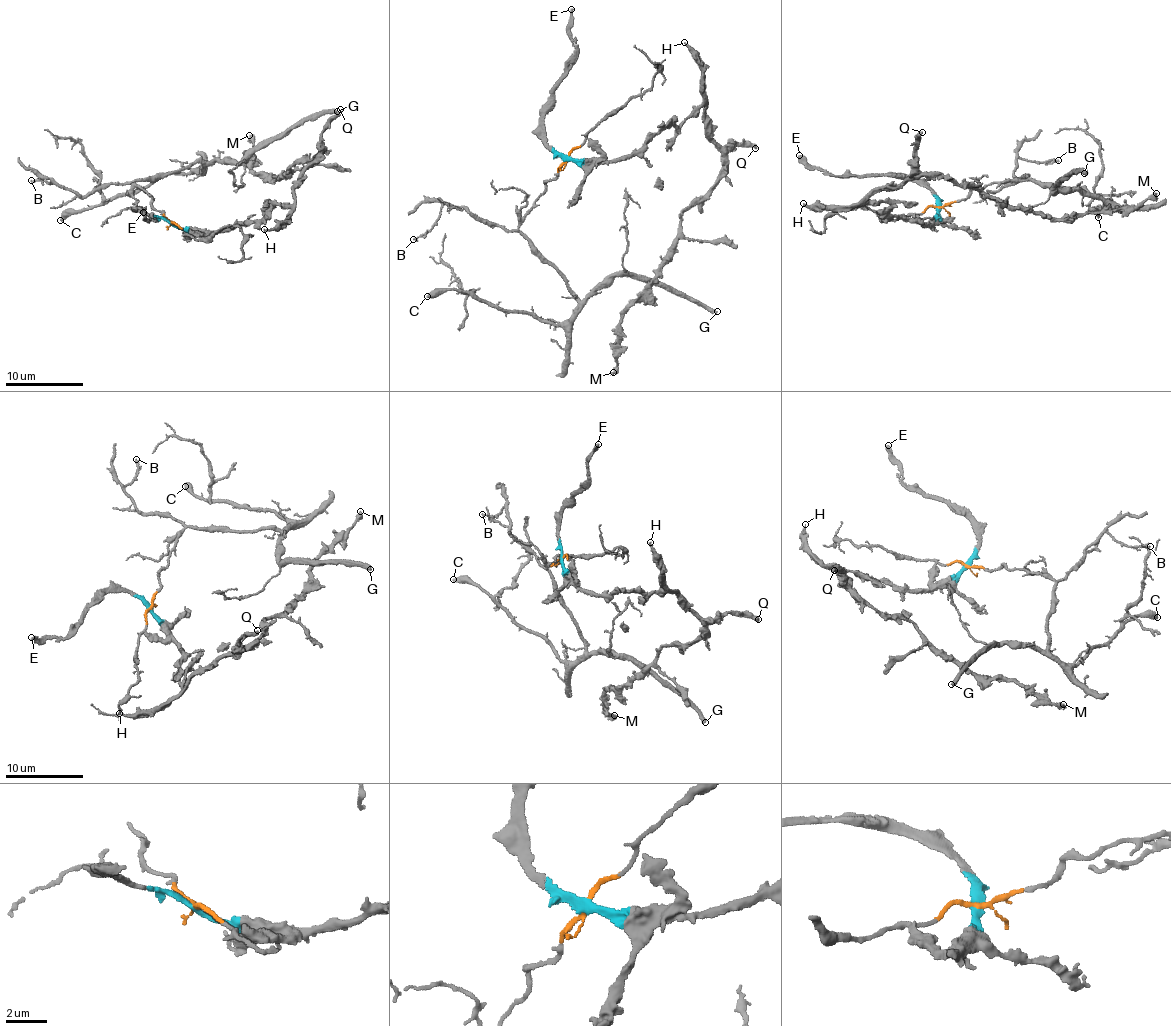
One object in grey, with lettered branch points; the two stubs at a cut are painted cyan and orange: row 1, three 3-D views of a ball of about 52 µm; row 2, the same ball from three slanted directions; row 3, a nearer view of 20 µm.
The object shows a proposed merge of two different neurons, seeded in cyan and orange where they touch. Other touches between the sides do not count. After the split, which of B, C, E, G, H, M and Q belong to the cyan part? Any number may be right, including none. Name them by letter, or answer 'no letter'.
E, H, M, Q

